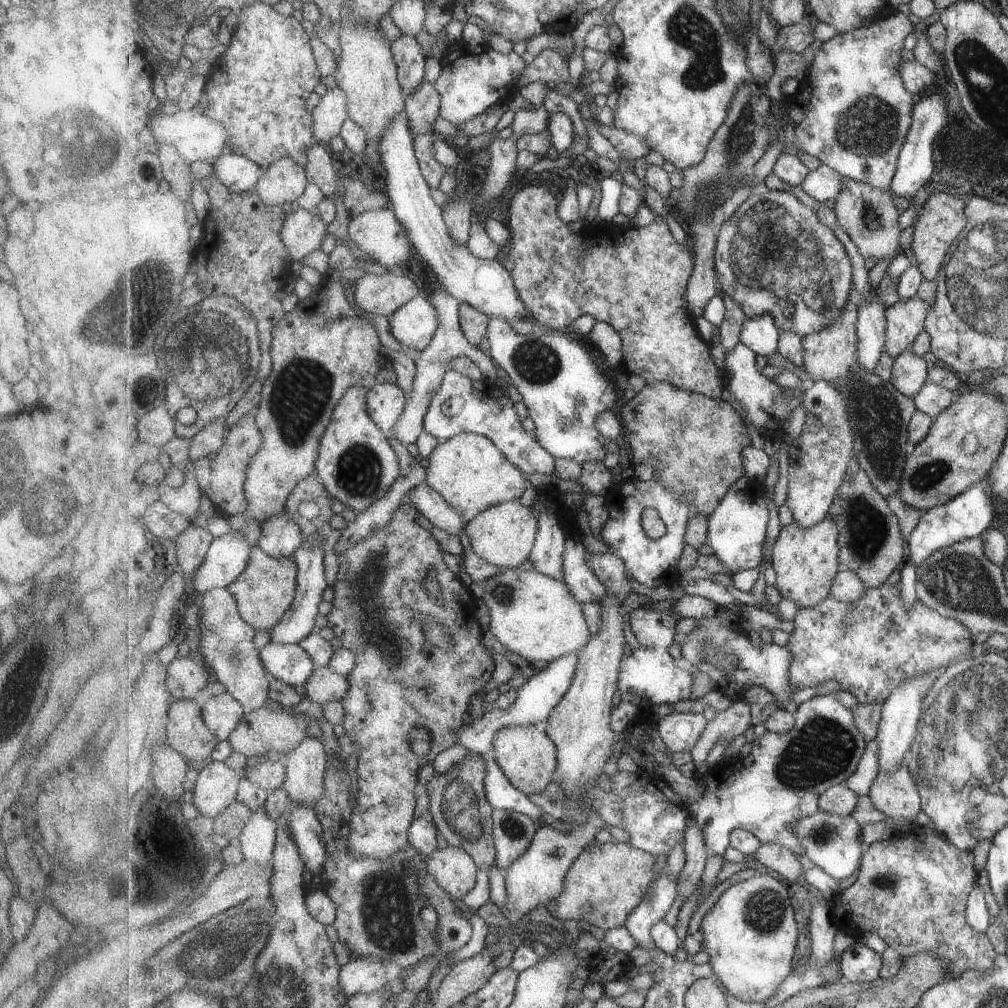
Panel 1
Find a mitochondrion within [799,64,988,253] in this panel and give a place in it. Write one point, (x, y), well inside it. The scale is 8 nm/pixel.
(868, 127)

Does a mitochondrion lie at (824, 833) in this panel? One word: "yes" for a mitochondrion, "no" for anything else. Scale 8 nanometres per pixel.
yes

